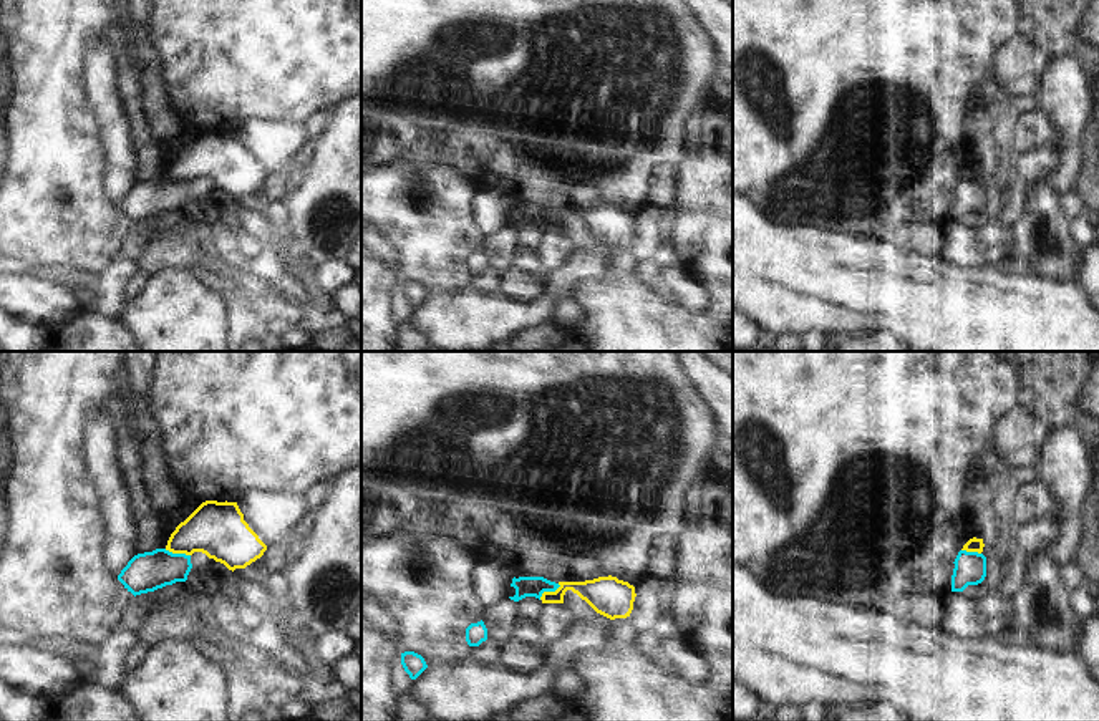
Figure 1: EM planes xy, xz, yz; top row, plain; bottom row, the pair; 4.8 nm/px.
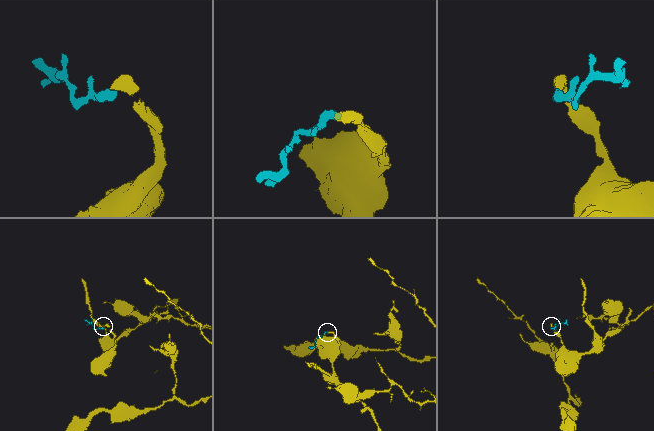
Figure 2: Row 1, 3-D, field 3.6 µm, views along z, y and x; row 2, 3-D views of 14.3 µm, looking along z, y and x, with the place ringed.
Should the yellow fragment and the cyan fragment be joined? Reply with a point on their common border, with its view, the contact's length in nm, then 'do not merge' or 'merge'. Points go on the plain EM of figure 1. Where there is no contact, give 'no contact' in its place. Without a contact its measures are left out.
xz (549, 221) | 130 nm | do not merge

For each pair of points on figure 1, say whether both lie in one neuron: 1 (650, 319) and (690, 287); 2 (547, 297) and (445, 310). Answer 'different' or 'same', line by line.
1: different
2: same

